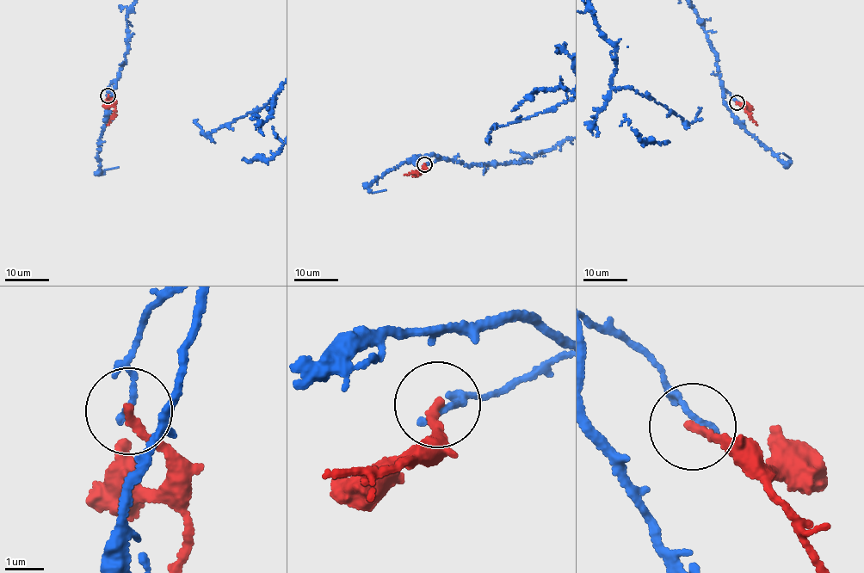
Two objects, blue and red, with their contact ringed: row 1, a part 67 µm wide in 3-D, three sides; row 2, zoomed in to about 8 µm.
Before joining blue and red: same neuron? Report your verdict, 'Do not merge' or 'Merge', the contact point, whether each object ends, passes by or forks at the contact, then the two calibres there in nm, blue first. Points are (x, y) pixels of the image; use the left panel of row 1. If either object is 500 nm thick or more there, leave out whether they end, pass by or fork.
Do not merge. Place: (108, 95). At the ring blue ends. At the ring red ends. Thickness 170 nm (blue) against 220 nm

